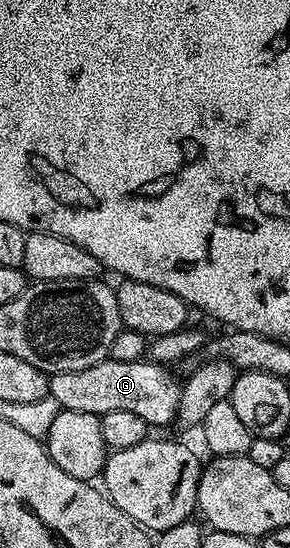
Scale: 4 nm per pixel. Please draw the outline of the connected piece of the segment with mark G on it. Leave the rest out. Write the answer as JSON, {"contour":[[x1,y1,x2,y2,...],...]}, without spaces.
{"contour":[[106,359,78,373,50,376,49,396,56,399,62,409,98,415,107,411,132,411,151,427,169,425,177,421,183,386,173,372,172,368,148,359,133,362]]}

